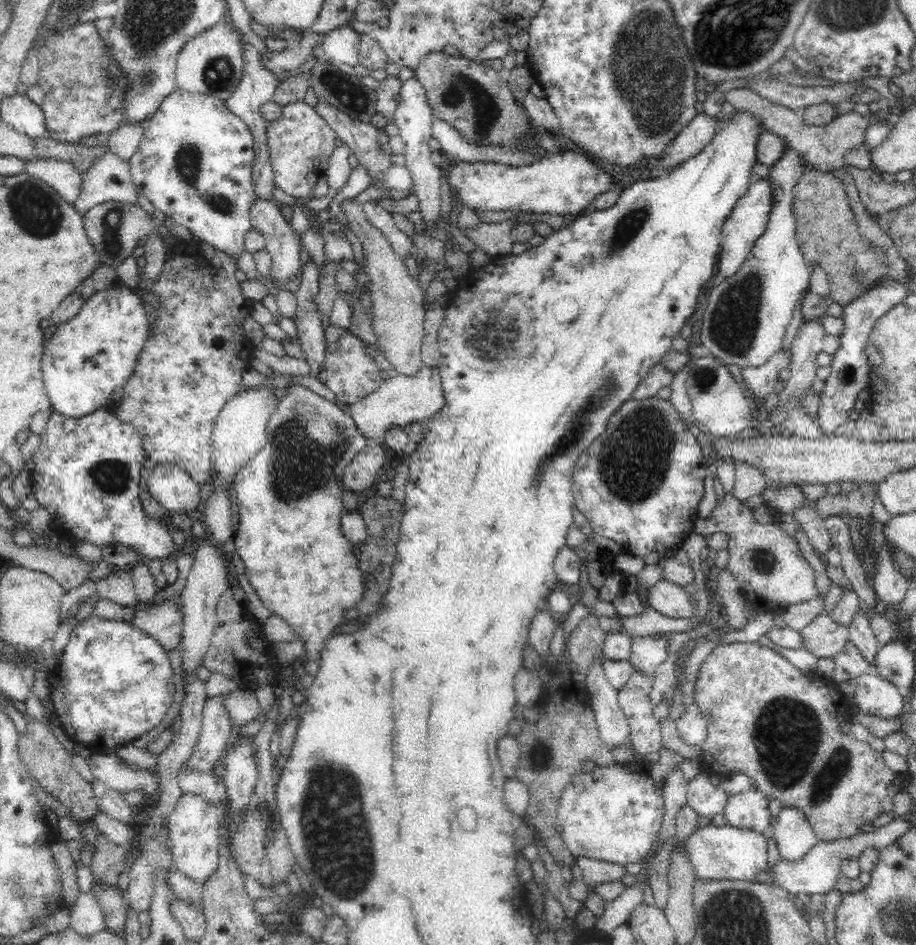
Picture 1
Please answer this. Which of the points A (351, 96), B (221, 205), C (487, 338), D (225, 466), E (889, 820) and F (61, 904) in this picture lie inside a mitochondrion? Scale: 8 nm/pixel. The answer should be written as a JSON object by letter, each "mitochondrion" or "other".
{"A":"mitochondrion","B":"mitochondrion","C":"mitochondrion","D":"other","E":"other","F":"other"}

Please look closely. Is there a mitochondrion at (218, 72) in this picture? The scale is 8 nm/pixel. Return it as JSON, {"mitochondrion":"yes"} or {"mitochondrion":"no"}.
{"mitochondrion":"yes"}

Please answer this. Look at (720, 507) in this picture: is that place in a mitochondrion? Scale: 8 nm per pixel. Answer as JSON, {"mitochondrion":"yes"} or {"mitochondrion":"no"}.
{"mitochondrion":"no"}

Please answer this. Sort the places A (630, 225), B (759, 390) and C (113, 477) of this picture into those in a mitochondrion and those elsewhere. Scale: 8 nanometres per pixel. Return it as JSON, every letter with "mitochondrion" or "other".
{"A":"mitochondrion","B":"other","C":"mitochondrion"}

